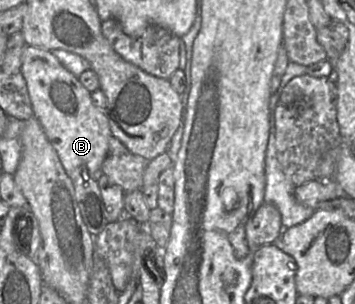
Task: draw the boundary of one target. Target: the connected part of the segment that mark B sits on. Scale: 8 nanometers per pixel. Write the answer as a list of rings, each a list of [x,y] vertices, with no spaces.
[[[26,44],[20,72],[27,84],[34,116],[56,150],[66,174],[72,181],[77,177],[98,181],[113,136],[106,111],[93,104],[91,92],[51,51]]]

